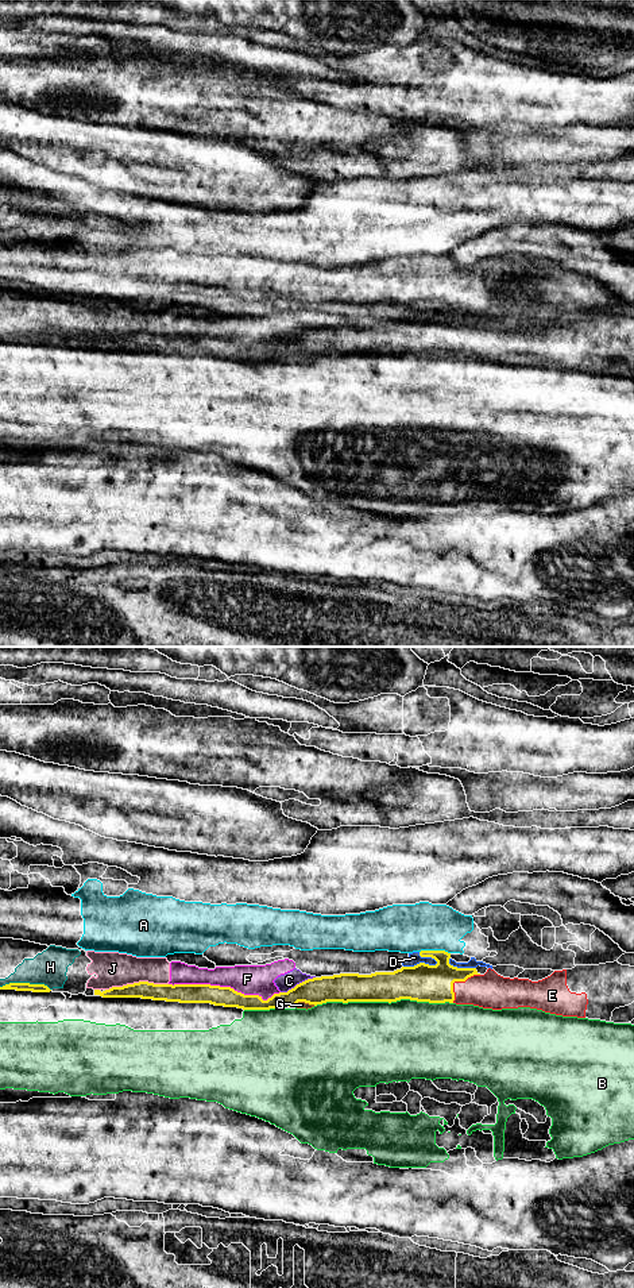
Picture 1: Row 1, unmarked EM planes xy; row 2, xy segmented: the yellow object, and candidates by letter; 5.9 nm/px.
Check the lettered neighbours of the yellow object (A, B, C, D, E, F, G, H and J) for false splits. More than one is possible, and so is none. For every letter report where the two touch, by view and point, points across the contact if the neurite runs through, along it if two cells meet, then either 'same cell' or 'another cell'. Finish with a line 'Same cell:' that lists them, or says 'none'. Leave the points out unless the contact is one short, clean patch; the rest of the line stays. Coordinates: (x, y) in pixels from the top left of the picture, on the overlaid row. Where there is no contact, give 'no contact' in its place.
A: xy (435, 951) | another cell
B: xy (383, 1001) | another cell
C: xy (297, 984) | another cell
D: xy (420, 963) | along xy (437, 961), (435, 964), (417, 963), (404, 967) | another cell
E: xy (456, 980) | same cell
F: xy (224, 987) | another cell
G: xy (304, 1001) | another cell
H: xy (26, 983) | along xy (0, 986), (10, 983), (43, 983), (50, 990) | another cell
J: xy (136, 983) | along xy (167, 983), (134, 982), (112, 986), (105, 990) | another cell
Same cell: E

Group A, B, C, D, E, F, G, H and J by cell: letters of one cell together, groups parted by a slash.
A D / B / C F G H J / E

